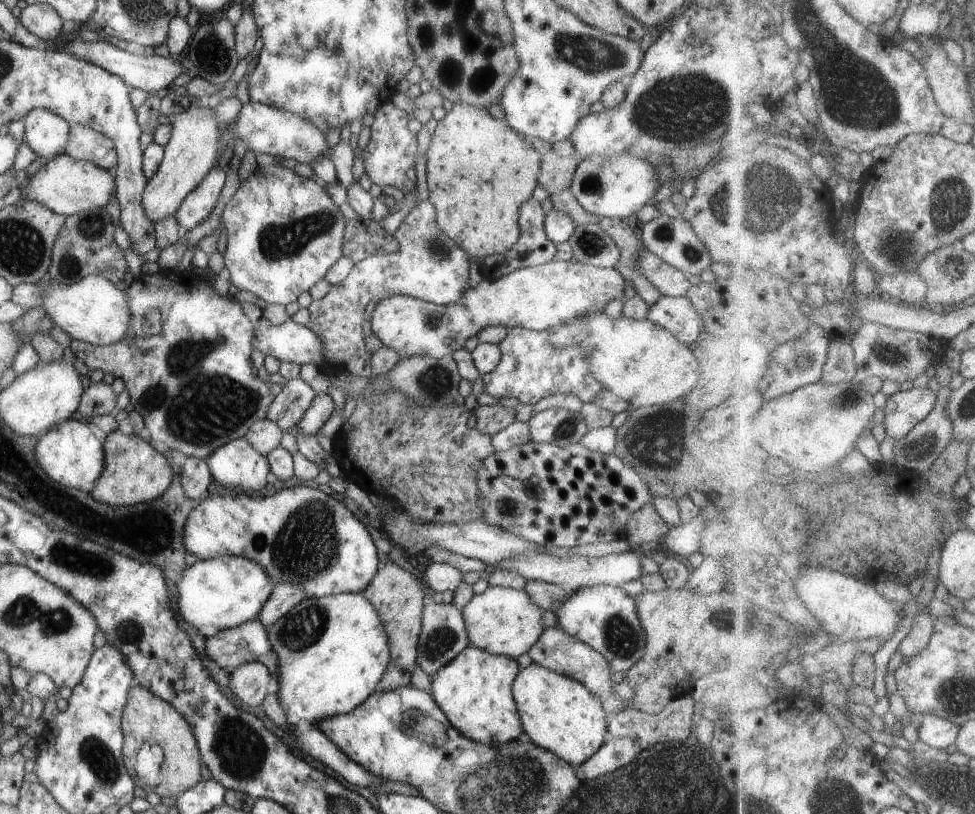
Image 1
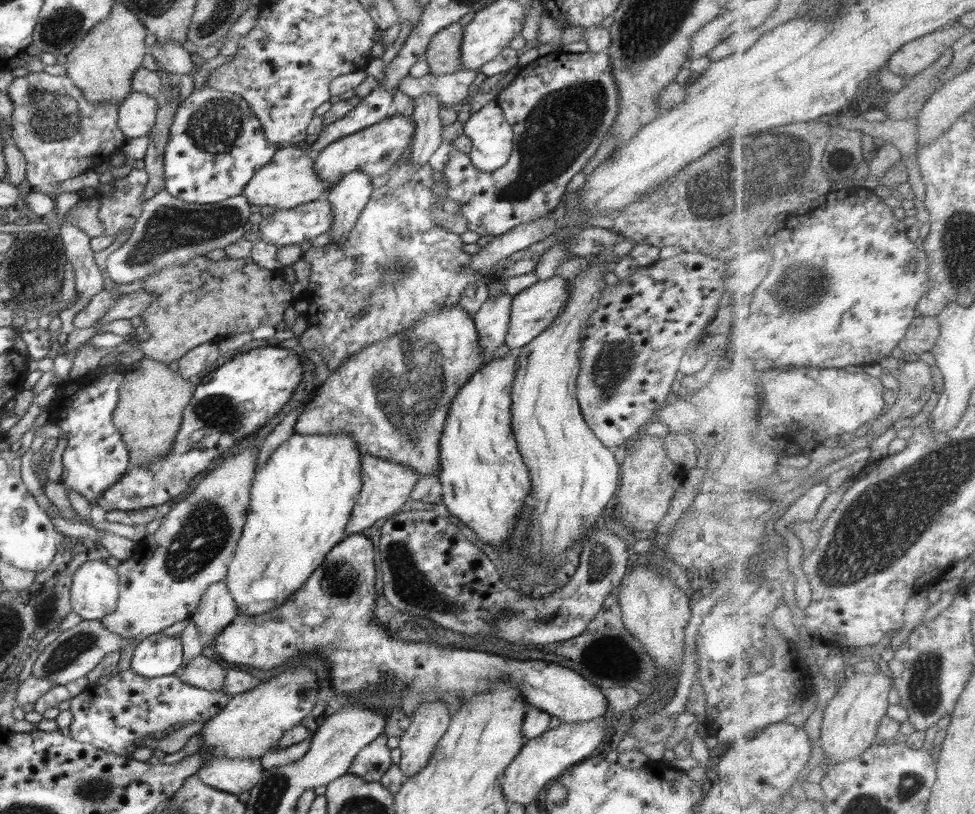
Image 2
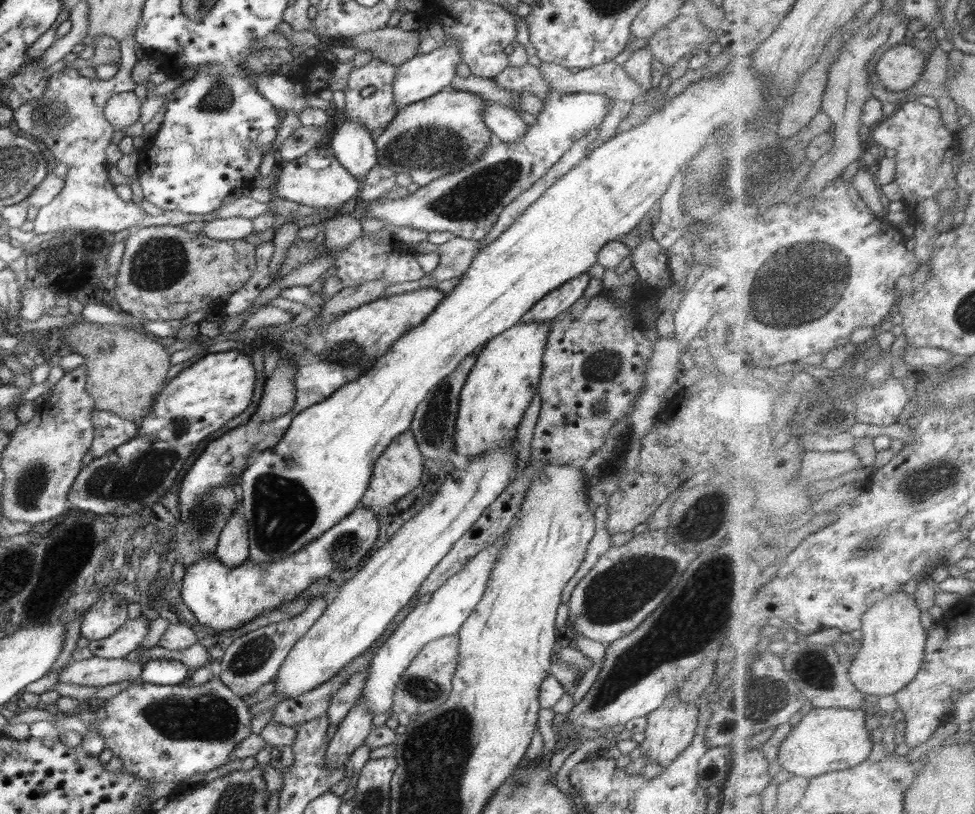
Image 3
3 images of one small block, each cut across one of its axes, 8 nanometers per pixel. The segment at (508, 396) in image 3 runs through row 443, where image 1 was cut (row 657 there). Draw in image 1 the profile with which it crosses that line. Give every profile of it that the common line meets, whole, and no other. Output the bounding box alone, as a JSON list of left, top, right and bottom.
[431,645,524,746]

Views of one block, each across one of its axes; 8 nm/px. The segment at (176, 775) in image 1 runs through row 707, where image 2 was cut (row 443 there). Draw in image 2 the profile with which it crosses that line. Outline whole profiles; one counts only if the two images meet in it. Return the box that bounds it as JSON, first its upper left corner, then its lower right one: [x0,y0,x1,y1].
[112,357,196,467]

